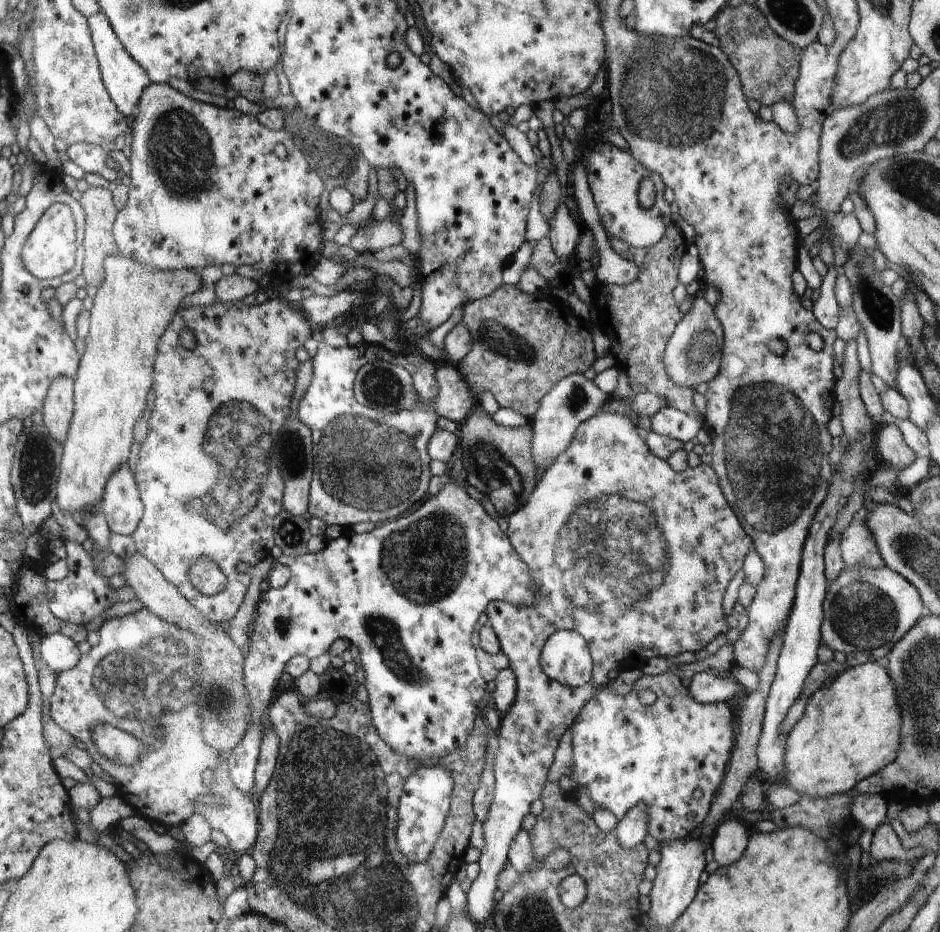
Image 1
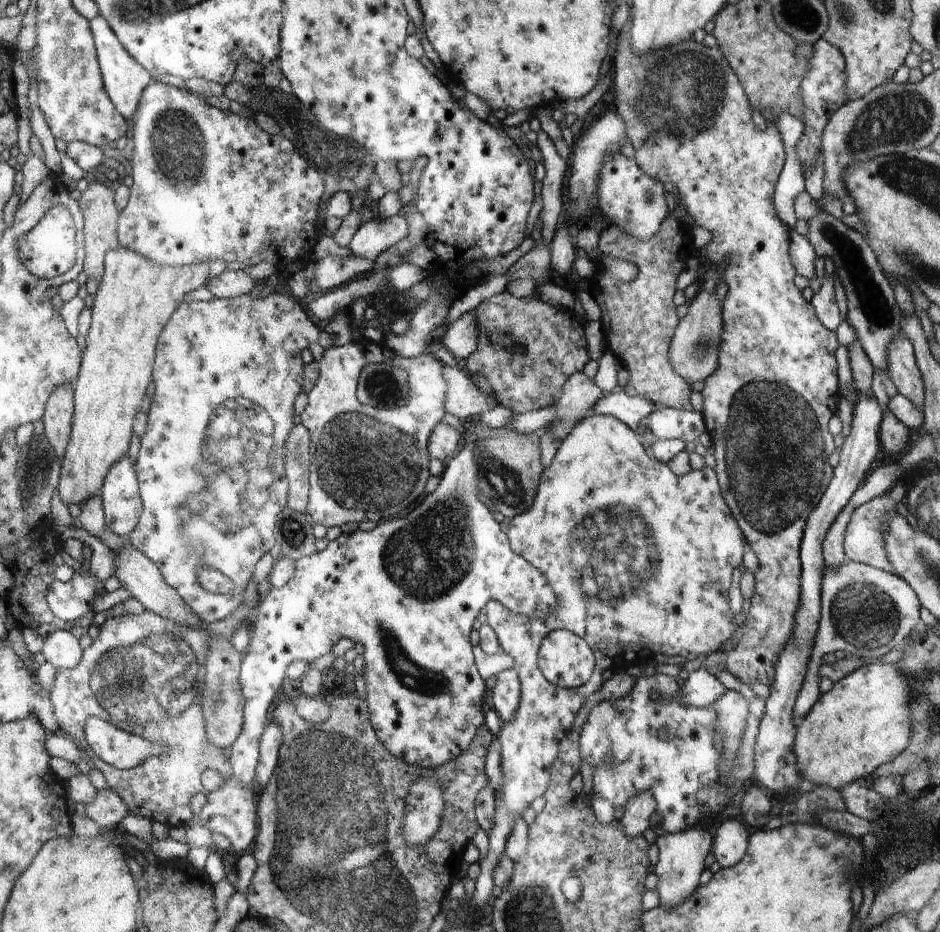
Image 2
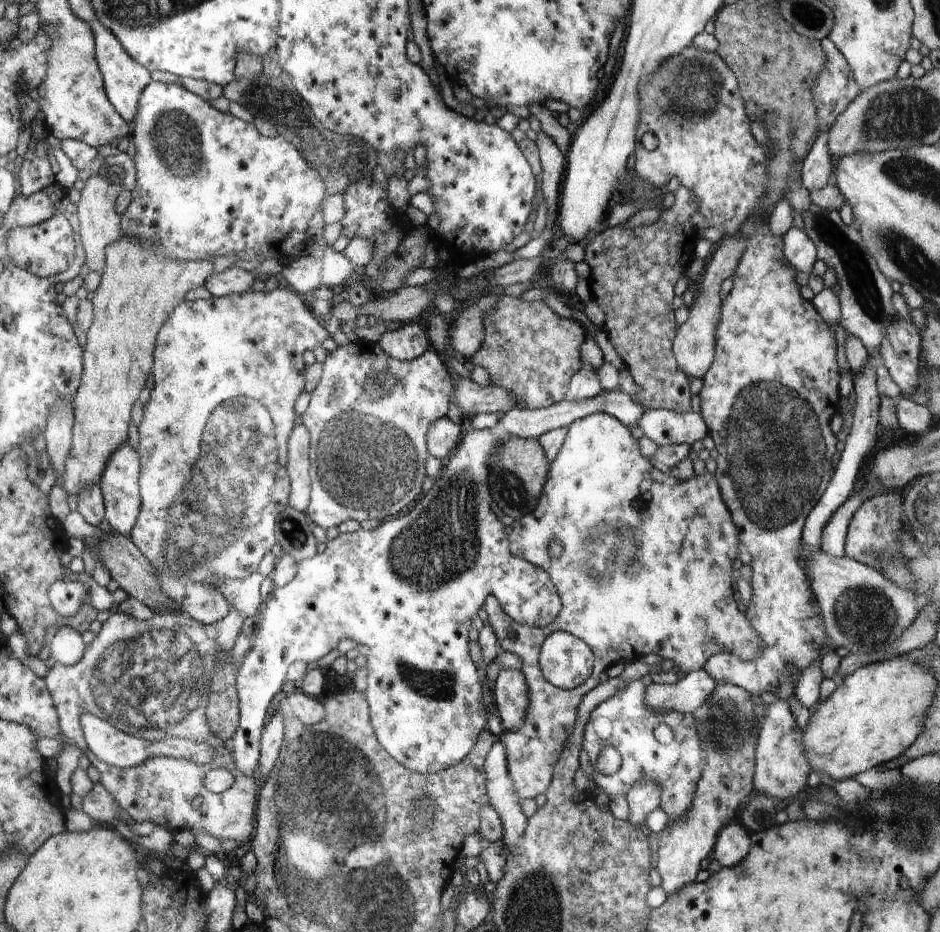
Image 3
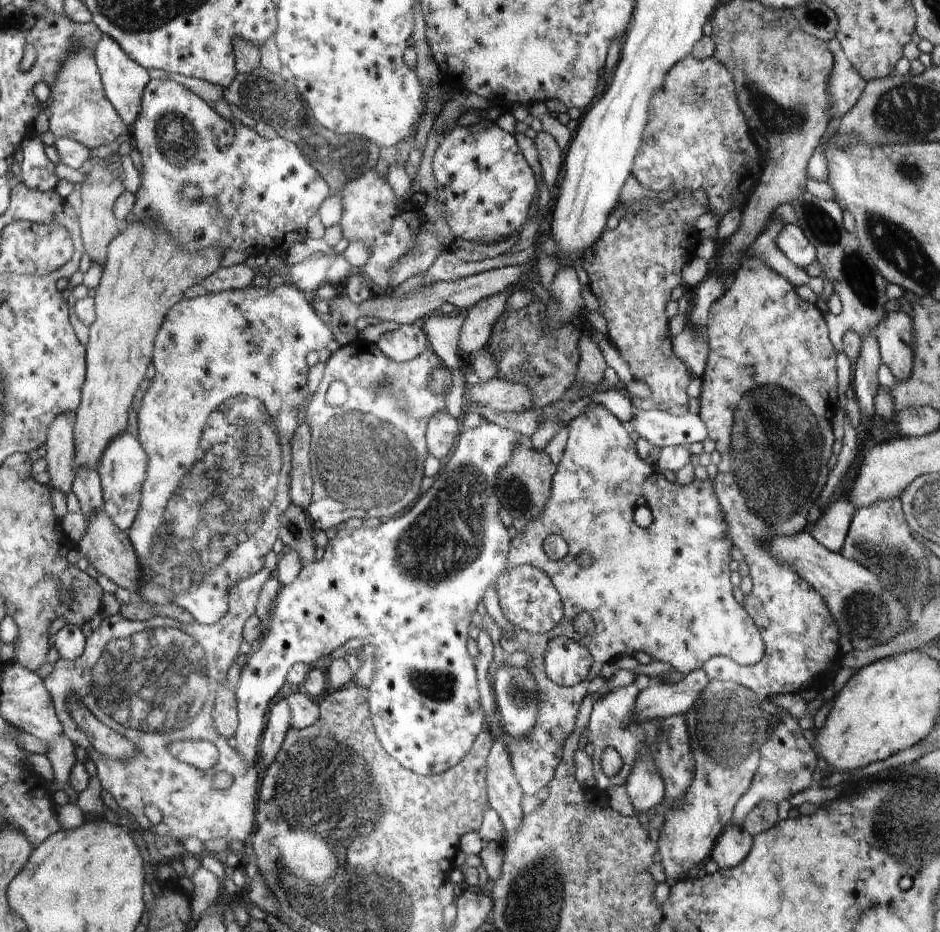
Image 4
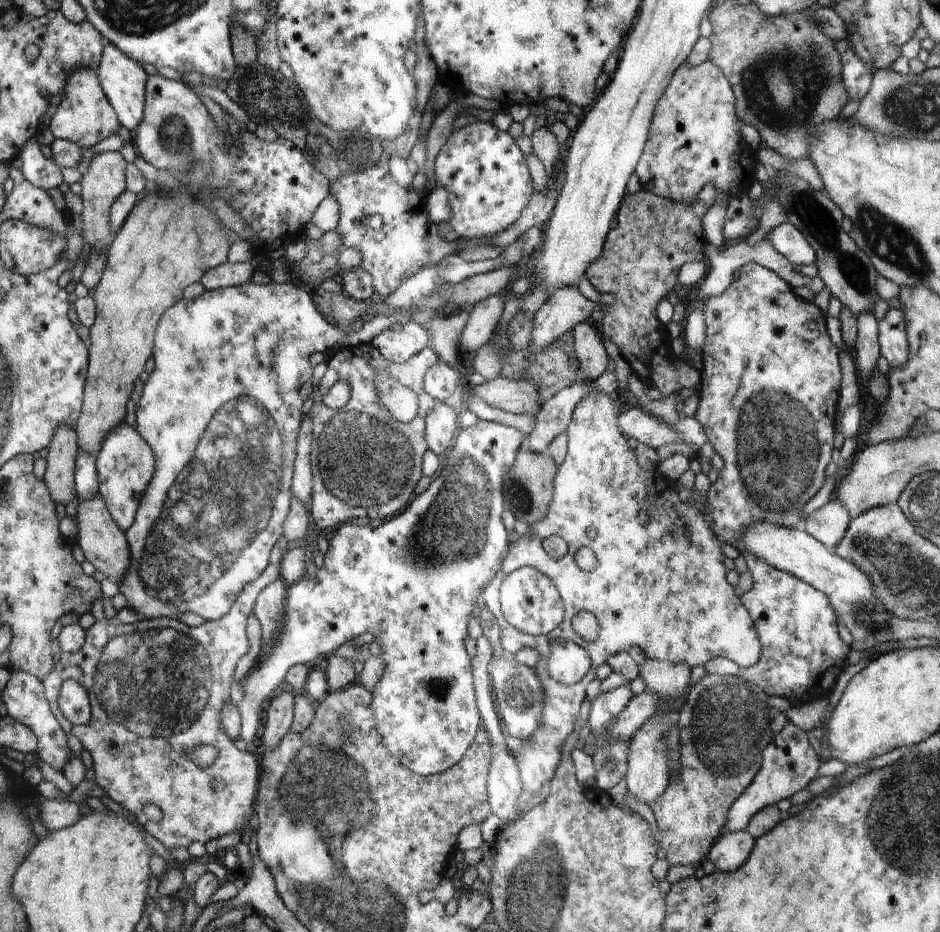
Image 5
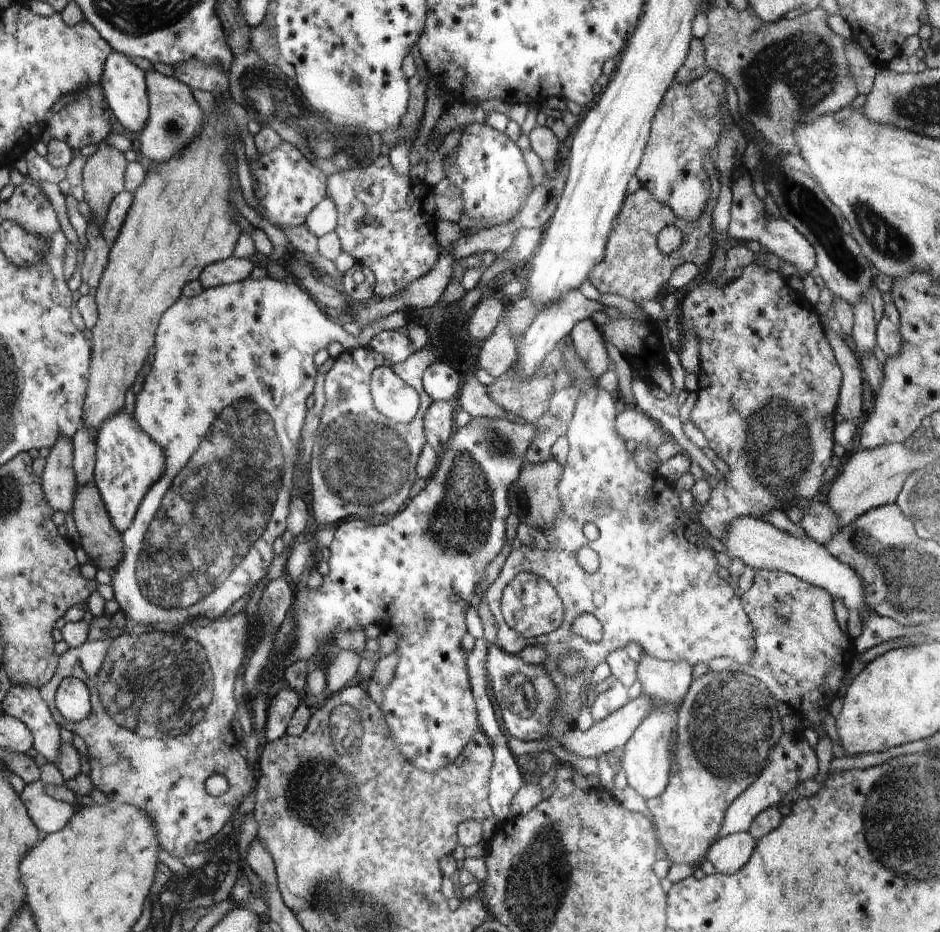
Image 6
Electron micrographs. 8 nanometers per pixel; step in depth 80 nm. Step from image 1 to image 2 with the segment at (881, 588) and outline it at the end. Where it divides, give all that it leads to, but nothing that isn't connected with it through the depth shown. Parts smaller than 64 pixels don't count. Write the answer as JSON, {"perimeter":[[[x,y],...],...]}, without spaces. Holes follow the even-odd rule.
{"perimeter":[[[847,559],[836,568],[826,566],[821,580],[821,616],[811,648],[804,682],[800,687],[793,719],[807,715],[821,695],[819,668],[821,658],[828,652],[847,652],[848,656],[878,661],[892,648],[903,645],[903,640],[922,622],[921,604],[917,594],[900,576],[879,568]]]}

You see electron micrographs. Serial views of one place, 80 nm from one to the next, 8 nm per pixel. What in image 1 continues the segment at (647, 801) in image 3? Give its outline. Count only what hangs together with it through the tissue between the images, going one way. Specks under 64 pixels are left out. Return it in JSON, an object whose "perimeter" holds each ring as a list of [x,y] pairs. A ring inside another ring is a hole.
{"perimeter":[[[636,804],[613,830],[618,844],[624,850],[634,850],[642,844],[648,833],[648,812],[644,804]]]}

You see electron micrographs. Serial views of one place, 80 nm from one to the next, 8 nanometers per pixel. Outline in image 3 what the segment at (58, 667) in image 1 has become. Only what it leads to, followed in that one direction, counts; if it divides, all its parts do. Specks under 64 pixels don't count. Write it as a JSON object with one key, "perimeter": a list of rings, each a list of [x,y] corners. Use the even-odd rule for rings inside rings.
{"perimeter":[[[70,626],[59,628],[49,646],[50,658],[64,666],[74,666],[83,659],[86,645],[81,634]]]}

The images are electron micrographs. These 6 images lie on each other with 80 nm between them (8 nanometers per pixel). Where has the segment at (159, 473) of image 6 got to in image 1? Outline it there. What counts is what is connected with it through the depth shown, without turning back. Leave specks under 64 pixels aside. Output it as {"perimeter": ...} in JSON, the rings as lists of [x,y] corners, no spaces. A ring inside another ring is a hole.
{"perimeter":[[[122,464],[120,470],[108,480],[107,491],[102,500],[102,512],[112,533],[131,536],[138,527],[144,506],[135,476],[128,464]]]}

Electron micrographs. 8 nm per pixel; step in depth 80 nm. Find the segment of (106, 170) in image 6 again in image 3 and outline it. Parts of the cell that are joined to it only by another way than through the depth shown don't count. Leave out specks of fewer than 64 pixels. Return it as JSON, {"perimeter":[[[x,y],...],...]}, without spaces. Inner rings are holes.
{"perimeter":[[[93,171],[87,178],[86,186],[81,191],[82,196],[77,203],[80,237],[85,253],[85,265],[90,271],[100,275],[103,274],[104,268],[106,267],[107,248],[122,237],[122,229],[120,228],[122,217],[116,212],[115,204],[120,190],[121,186],[111,183],[108,178],[103,178],[96,171]]]}

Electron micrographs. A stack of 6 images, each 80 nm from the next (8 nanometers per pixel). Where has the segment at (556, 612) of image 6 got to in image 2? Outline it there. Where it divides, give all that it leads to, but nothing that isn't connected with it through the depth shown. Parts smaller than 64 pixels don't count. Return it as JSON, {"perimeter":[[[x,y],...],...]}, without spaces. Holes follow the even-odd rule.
{"perimeter":[[[470,432],[466,446],[446,464],[436,490],[428,493],[428,496],[416,508],[412,509],[412,512],[407,516],[384,521],[384,524],[378,524],[378,528],[374,528],[370,532],[342,533],[335,540],[329,541],[324,550],[316,551],[316,554],[295,561],[295,575],[282,588],[271,588],[268,594],[261,598],[252,616],[250,641],[245,650],[243,666],[240,671],[243,696],[246,698],[243,730],[236,743],[227,750],[229,763],[238,783],[242,783],[245,787],[255,786],[255,770],[259,766],[258,743],[260,743],[260,736],[263,736],[264,728],[267,728],[268,710],[270,710],[270,704],[272,704],[274,696],[278,694],[278,690],[282,686],[286,668],[295,661],[311,663],[313,660],[319,659],[320,656],[330,652],[330,646],[334,646],[334,642],[338,642],[340,638],[350,638],[352,642],[360,643],[364,647],[362,656],[364,656],[365,660],[365,667],[363,668],[363,676],[366,680],[365,701],[369,708],[369,716],[375,732],[378,734],[379,739],[383,741],[384,746],[392,752],[392,755],[404,761],[407,765],[432,770],[433,768],[442,767],[443,764],[463,755],[463,752],[466,752],[471,743],[474,742],[479,728],[484,726],[482,700],[484,700],[484,692],[486,692],[486,686],[484,686],[482,678],[478,676],[479,670],[476,670],[477,664],[474,664],[472,644],[470,644],[470,632],[472,632],[472,624],[474,624],[478,612],[484,606],[487,606],[490,600],[495,600],[500,601],[500,604],[506,606],[513,613],[532,619],[544,620],[552,612],[558,610],[559,606],[555,589],[551,587],[551,583],[544,576],[544,573],[540,572],[535,565],[530,564],[526,558],[514,552],[511,546],[508,546],[506,534],[500,532],[500,526],[492,518],[490,510],[478,500],[478,494],[482,494],[482,492],[476,490],[476,474],[479,474],[478,461],[475,460],[476,439],[477,434]]]}

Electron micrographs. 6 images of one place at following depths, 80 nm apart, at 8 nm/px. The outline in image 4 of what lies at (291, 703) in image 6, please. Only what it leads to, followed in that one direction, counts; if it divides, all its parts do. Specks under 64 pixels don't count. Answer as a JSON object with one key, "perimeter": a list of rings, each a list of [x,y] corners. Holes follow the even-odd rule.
{"perimeter":[[[286,699],[280,700],[268,714],[268,726],[264,728],[263,744],[260,744],[260,756],[263,766],[271,766],[282,749],[282,742],[290,730],[291,715]]]}

